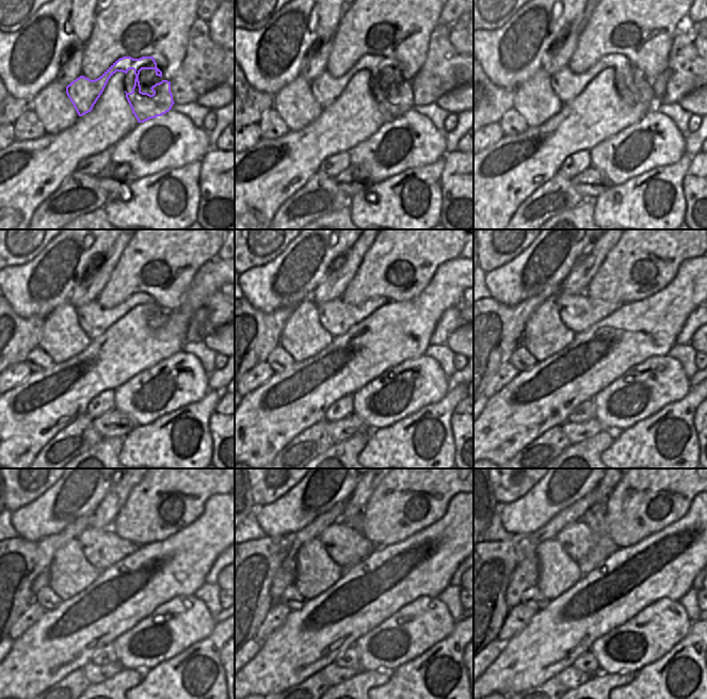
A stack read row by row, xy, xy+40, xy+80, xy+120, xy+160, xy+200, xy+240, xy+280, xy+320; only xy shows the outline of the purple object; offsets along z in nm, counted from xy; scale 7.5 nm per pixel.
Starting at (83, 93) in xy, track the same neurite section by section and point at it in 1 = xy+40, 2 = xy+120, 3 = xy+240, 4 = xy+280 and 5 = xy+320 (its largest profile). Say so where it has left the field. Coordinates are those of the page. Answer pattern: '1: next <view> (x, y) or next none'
1: next xy+40 (325, 89)
2: next xy+120 (94, 319)
3: next xy+240 (102, 547)
4: next xy+280 (347, 546)
5: next xy+320 (576, 538)

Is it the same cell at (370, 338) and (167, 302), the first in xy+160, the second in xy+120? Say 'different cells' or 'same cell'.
different cells

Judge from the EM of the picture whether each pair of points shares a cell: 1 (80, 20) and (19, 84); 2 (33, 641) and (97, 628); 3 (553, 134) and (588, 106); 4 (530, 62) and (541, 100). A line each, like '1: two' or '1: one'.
1: one
2: one
3: one
4: two

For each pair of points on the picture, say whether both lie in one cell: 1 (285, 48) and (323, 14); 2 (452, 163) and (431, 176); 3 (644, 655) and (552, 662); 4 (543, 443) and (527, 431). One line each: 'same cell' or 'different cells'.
1: same cell
2: different cells
3: different cells
4: different cells

